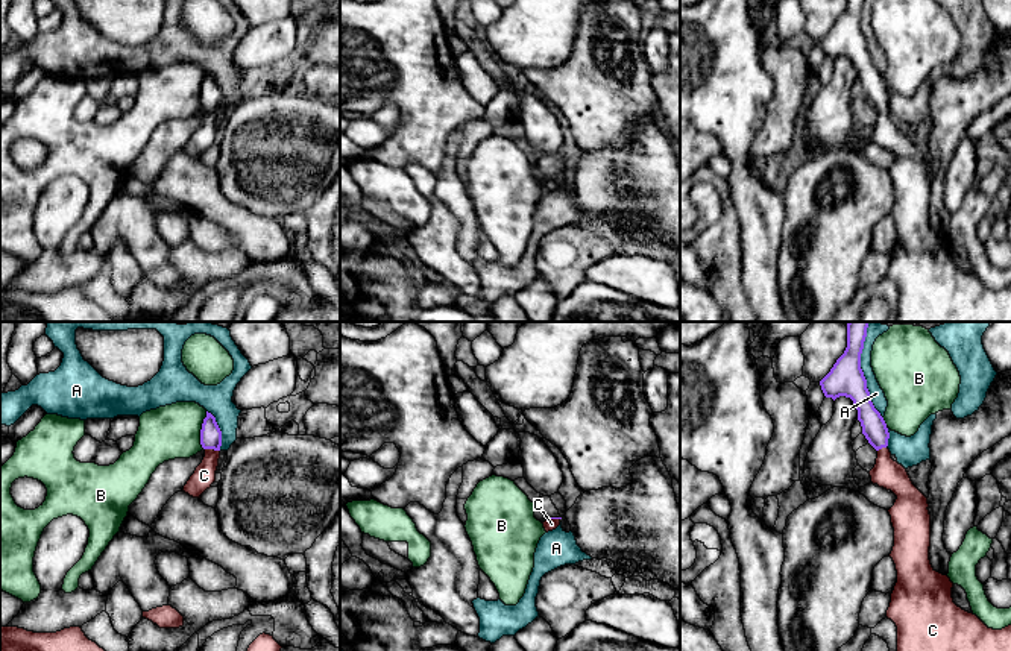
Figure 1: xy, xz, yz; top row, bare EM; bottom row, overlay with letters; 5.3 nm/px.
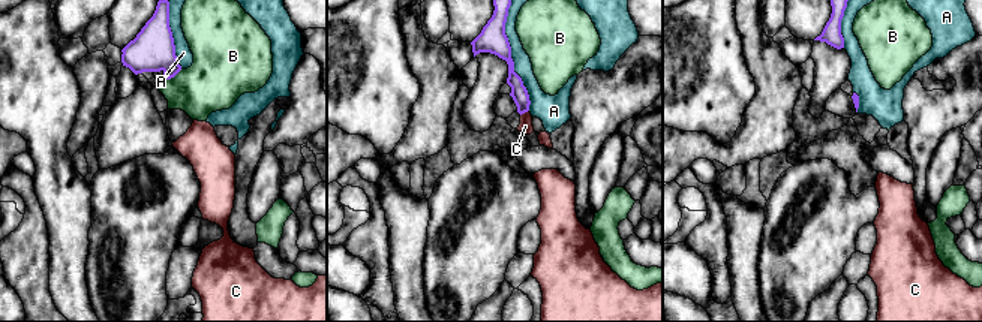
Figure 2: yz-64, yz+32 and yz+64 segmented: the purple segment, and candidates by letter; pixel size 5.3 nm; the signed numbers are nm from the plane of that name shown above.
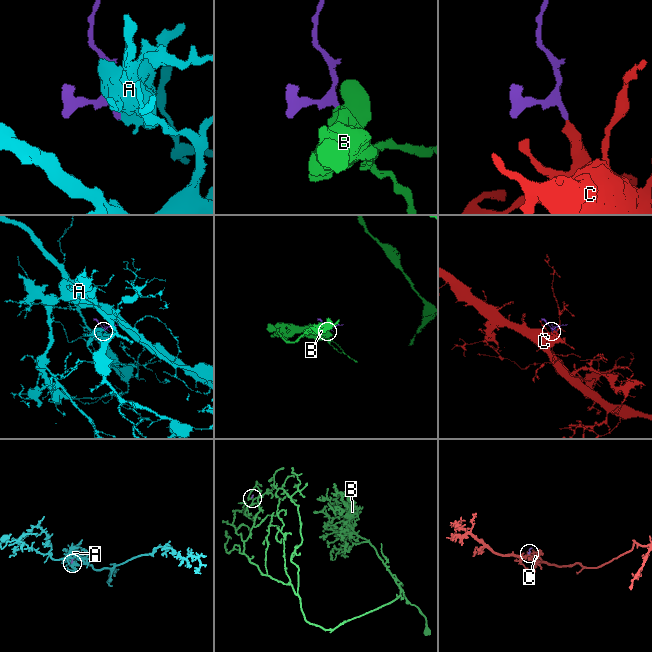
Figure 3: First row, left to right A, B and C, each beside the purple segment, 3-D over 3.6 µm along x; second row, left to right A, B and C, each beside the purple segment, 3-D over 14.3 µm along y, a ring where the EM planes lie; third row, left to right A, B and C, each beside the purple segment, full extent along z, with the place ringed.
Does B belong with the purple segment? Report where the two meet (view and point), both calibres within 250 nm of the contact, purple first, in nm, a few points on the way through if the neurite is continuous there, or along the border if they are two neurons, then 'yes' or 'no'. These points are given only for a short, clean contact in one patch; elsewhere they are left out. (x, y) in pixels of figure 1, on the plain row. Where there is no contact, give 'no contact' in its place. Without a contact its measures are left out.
meets purple in xy at (201, 90); 110 nm thick on the purple side, 280 nm on the other; border along xy (207, 72), (201, 90), (202, 108); no

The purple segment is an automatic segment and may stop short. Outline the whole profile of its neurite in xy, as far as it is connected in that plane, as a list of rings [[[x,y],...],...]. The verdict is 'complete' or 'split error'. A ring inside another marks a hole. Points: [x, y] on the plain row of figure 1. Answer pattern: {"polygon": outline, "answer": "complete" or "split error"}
{"polygon": [[[208,71],[200,90],[200,105],[205,109],[205,117],[182,149],[193,158],[200,158],[216,141],[216,131],[220,118],[222,91],[216,77]]], "answer": "split error"}

